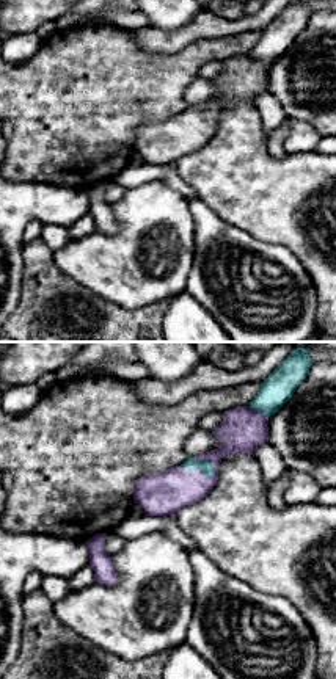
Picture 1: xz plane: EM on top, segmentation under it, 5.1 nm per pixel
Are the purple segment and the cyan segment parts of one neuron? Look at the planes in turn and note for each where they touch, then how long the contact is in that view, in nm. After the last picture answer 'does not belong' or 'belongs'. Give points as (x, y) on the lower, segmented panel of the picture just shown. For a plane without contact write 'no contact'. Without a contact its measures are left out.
meets purple at (198, 469); contact 190 nm long

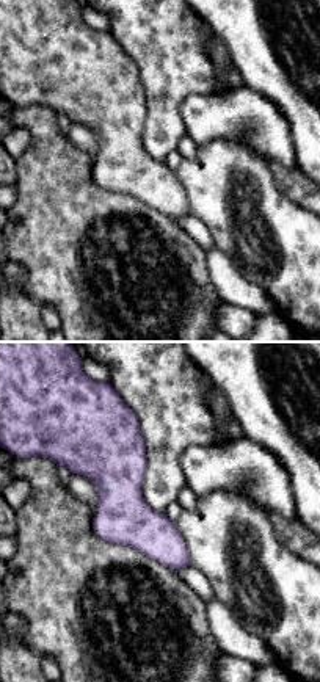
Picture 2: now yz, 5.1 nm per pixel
meets purple at (105, 483); contact 50 nm long

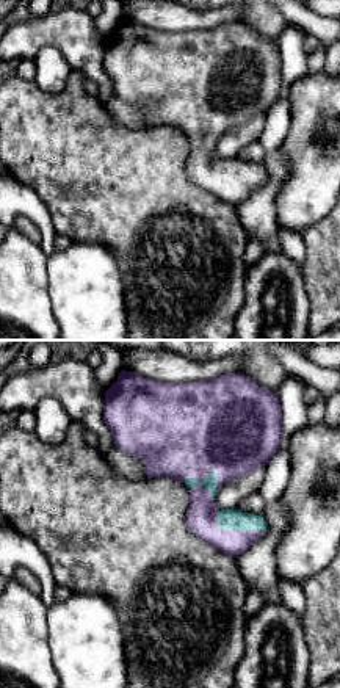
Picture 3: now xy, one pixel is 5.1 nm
meets purple at (199, 486); contact 200 nm long

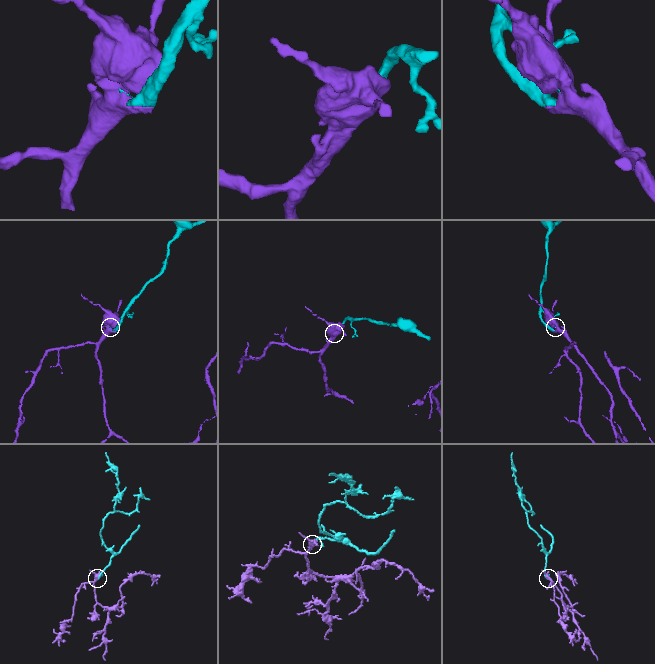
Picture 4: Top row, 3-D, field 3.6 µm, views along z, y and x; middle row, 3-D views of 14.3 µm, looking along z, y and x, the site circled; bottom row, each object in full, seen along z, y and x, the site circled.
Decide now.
belongs

